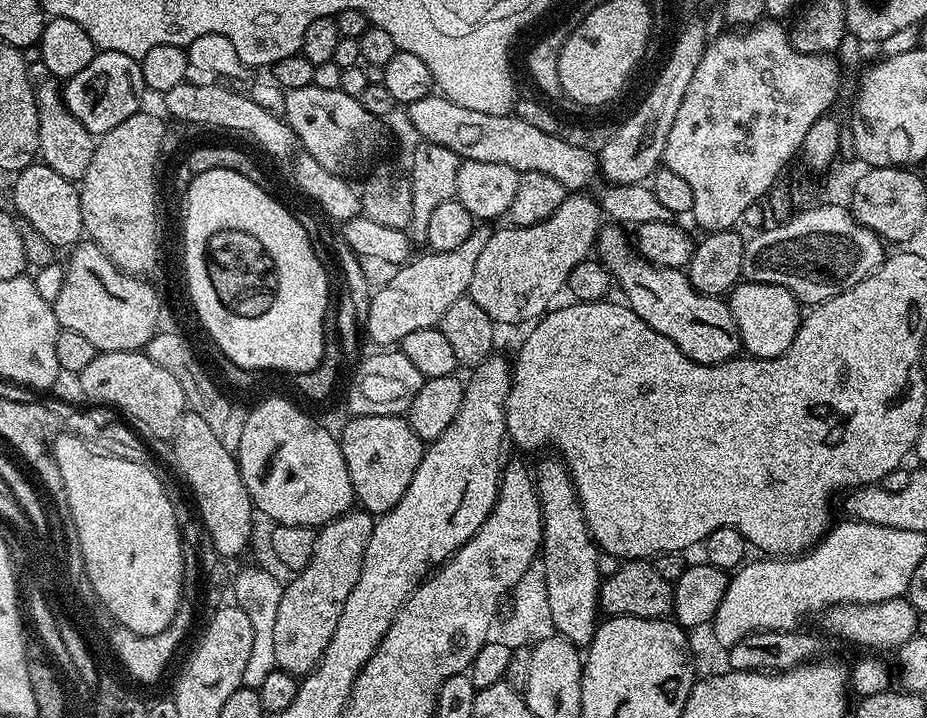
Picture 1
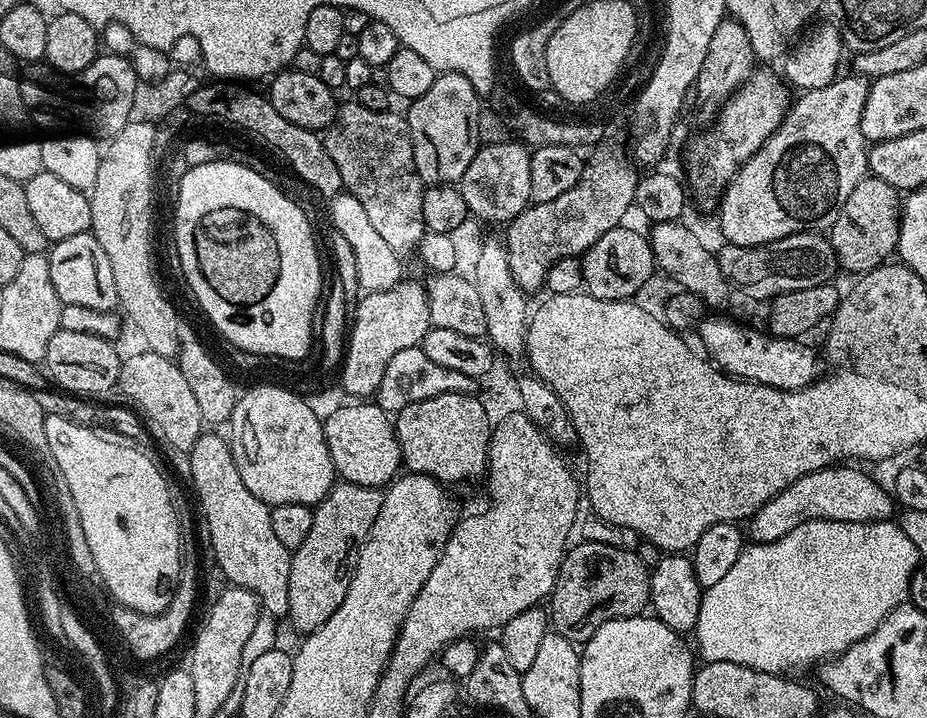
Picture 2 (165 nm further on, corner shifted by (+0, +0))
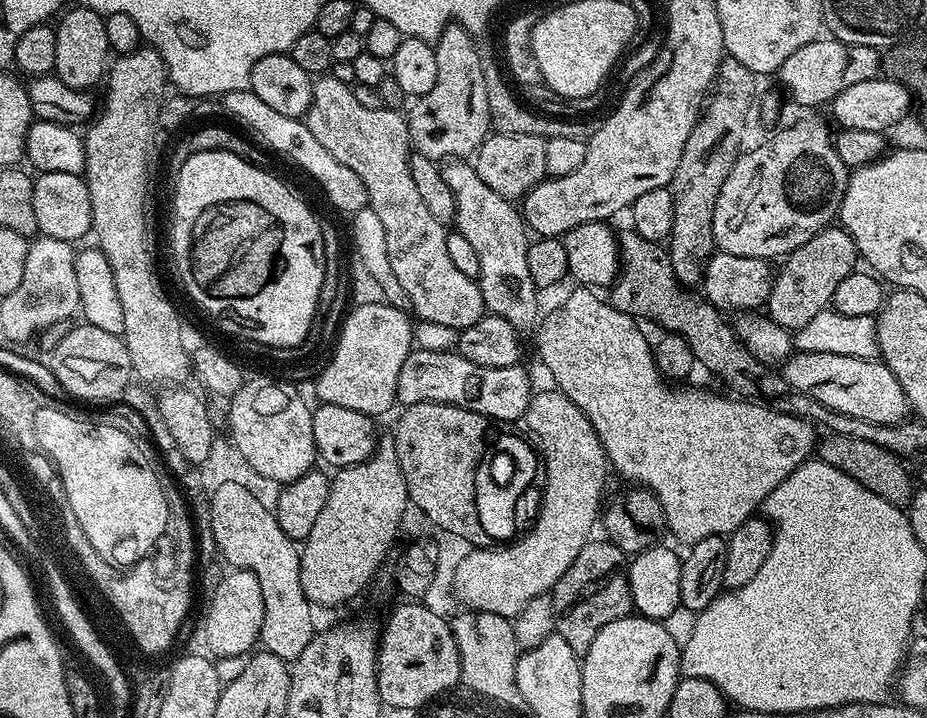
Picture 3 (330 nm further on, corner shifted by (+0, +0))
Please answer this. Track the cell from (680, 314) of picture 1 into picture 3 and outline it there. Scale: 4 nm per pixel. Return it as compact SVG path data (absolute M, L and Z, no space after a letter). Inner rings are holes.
M797 351L783 361L784 380L793 392L801 392L834 410L862 418L862 422L898 424L909 415L908 399L888 365L879 359L848 357L846 354Z

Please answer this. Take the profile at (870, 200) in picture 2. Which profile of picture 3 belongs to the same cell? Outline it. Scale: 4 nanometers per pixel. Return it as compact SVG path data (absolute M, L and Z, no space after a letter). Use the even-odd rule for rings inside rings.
M829 226L814 234L810 242L798 246L798 250L783 257L781 264L784 265L775 273L768 295L766 315L778 326L797 330L806 326L816 314L827 309L834 290L838 290L838 282L842 282L842 278L846 278L851 272L857 271L856 243L844 228Z

